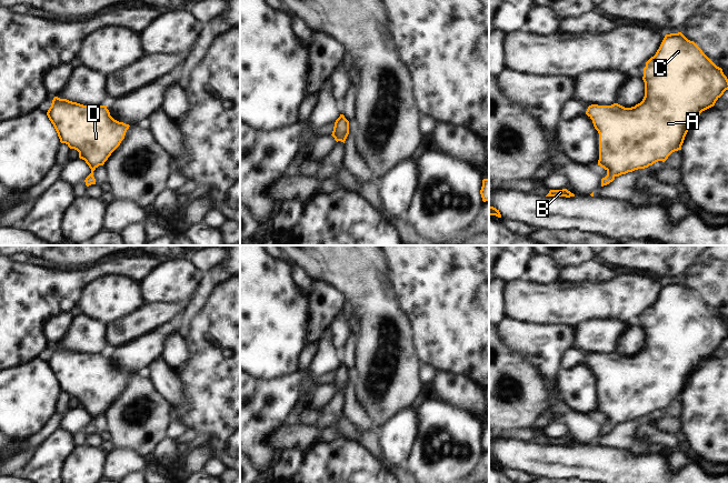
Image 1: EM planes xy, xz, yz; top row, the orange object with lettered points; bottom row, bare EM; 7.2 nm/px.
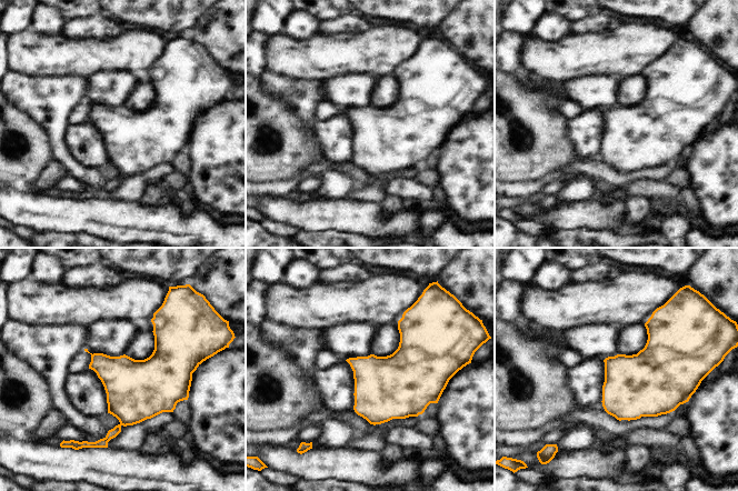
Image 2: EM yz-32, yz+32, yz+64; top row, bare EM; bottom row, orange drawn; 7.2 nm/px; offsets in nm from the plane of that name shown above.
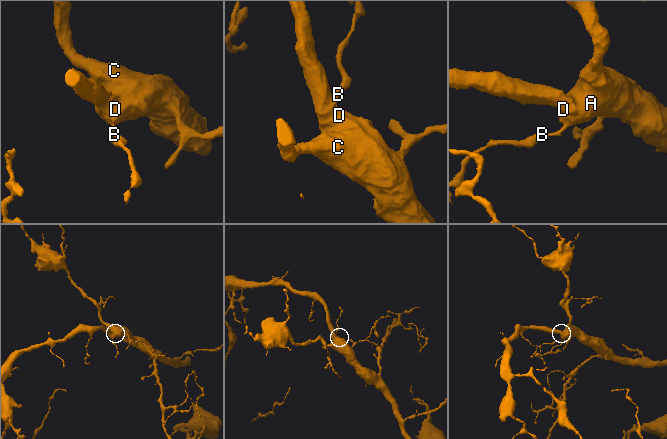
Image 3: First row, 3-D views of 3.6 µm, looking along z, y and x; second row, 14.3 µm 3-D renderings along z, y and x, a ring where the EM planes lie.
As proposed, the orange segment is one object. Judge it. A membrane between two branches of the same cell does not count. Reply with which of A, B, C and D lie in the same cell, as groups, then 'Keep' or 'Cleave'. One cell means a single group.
Groups: A B C D. Keep.

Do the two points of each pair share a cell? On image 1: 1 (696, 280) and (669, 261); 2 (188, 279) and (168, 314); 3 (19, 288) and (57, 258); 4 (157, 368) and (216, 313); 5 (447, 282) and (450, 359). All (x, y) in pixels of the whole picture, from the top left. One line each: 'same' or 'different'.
1: different
2: different
3: different
4: different
5: same

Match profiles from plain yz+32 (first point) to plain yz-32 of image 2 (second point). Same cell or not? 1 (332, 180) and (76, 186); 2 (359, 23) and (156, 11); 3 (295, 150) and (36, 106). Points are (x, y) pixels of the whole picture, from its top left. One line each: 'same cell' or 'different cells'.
1: different cells
2: different cells
3: different cells

